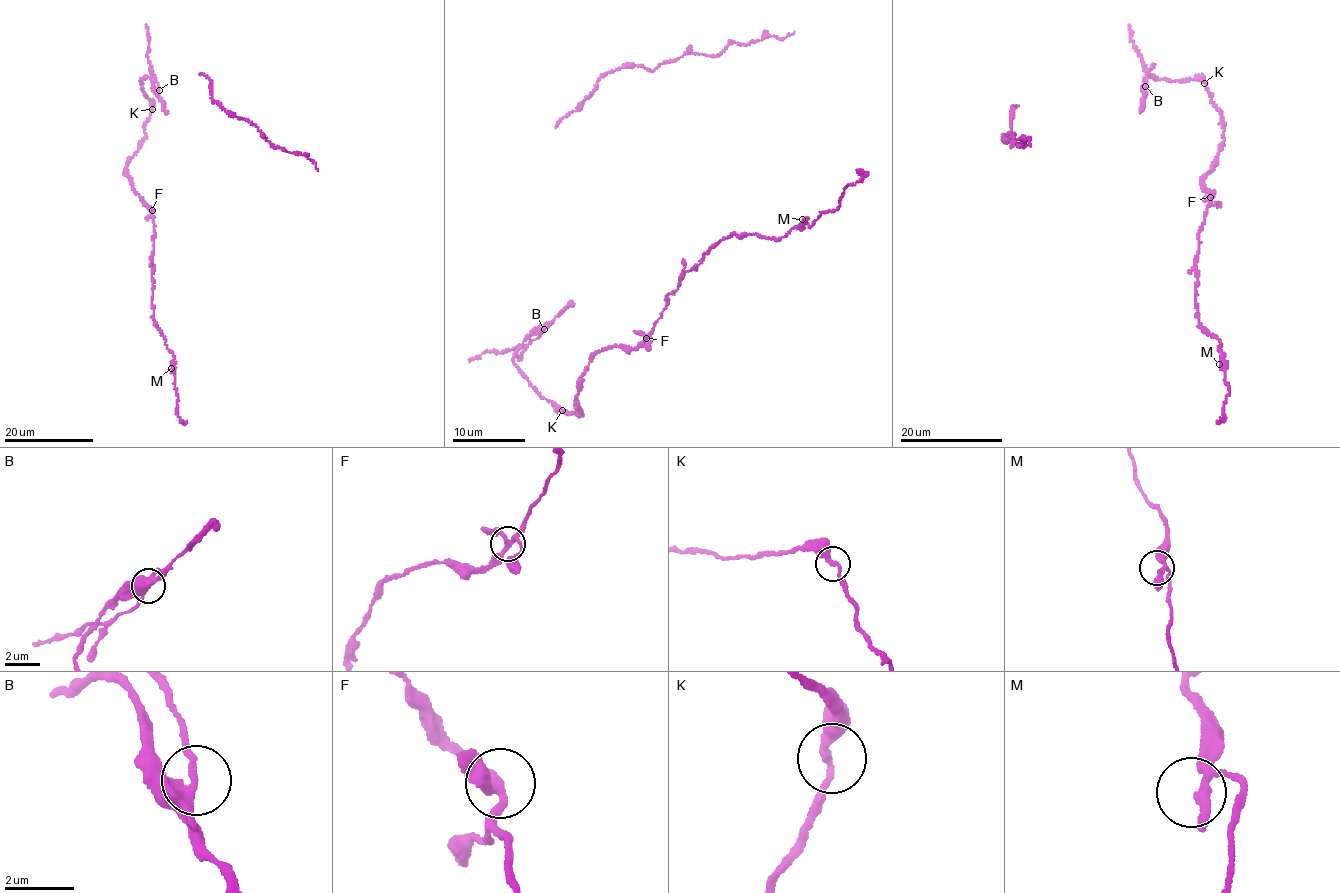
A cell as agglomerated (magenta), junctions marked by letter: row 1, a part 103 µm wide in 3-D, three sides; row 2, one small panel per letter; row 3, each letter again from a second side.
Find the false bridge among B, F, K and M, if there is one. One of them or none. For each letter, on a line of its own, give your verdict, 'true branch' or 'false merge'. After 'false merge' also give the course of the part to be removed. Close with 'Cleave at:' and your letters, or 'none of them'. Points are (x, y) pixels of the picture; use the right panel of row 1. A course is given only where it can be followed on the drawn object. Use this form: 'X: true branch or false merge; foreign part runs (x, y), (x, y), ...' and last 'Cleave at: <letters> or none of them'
B: false merge; foreign part runs (1145, 85), (1147, 72), (1131, 40), (1128, 24)
F: true branch
K: true branch
M: true branch
Cleave at: B

